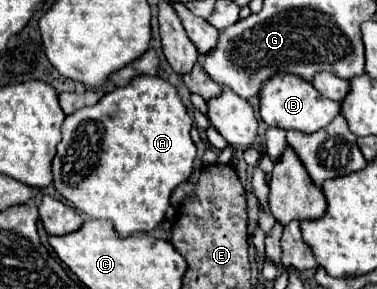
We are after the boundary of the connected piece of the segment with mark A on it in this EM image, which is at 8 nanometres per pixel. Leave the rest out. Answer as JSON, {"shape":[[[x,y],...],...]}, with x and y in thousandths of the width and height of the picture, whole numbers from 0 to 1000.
{"shape":[[[363,263],[363,277],[342,284],[337,298],[305,304],[305,311],[294,311],[289,325],[279,325],[247,374],[241,374],[241,367],[236,367],[236,374],[215,374],[215,381],[204,381],[199,394],[188,394],[188,401],[172,408],[172,422],[167,422],[167,484],[156,491],[151,533],[146,533],[146,547],[141,547],[141,637],[146,637],[151,664],[156,664],[183,706],[194,706],[194,713],[210,720],[215,734],[225,734],[236,754],[294,761],[300,782],[305,782],[305,796],[310,796],[321,817],[342,817],[347,803],[401,803],[401,796],[416,789],[422,768],[438,754],[438,727],[448,720],[454,657],[459,657],[469,637],[491,630],[491,623],[501,616],[501,602],[507,602],[512,554],[517,554],[517,540],[523,540],[523,512],[517,512],[517,498],[512,498],[512,484],[507,484],[507,471],[501,471],[507,436],[512,436],[512,415],[501,408],[501,394],[496,394],[485,353],[480,353],[469,311],[464,311],[448,284],[438,284],[438,277],[427,277],[427,270],[411,270],[411,263]]]}

